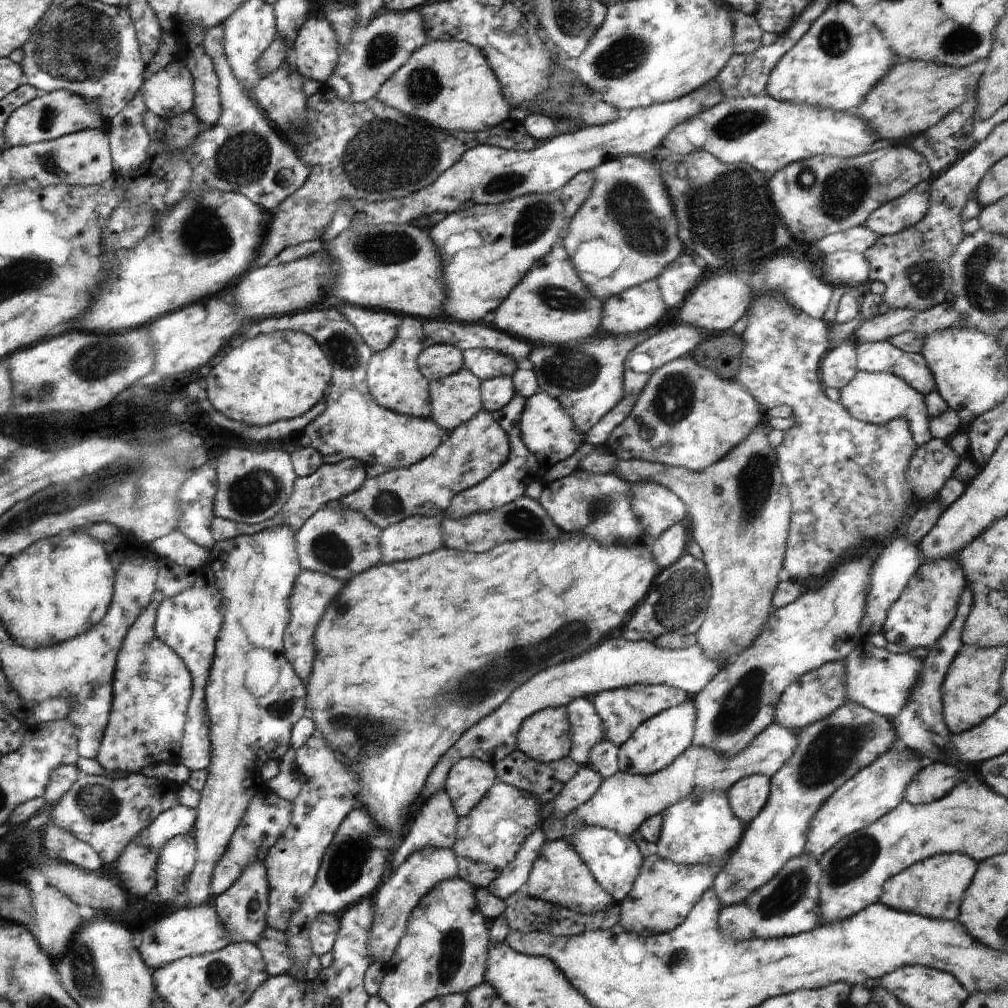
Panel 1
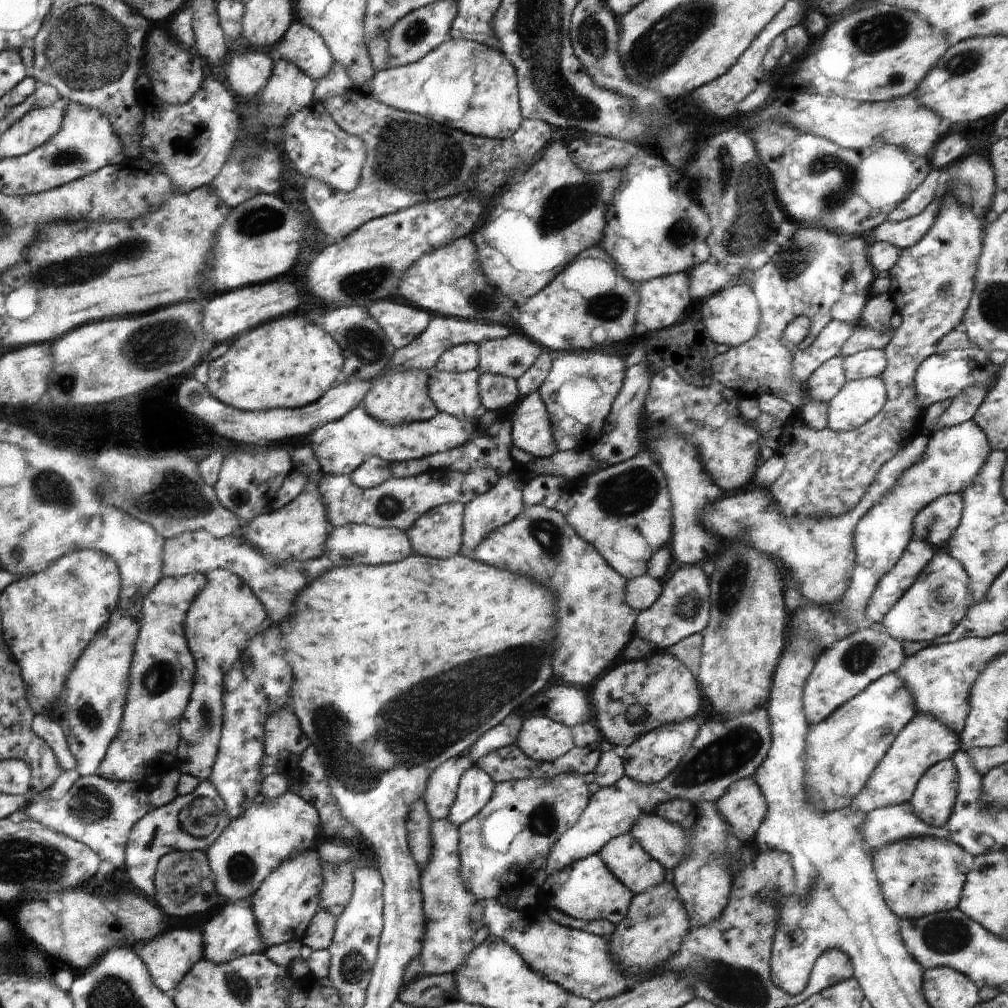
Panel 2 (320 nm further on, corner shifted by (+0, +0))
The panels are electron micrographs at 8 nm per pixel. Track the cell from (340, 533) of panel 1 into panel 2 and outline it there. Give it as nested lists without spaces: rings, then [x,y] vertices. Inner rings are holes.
[[[355,523],[333,528],[333,533],[325,543],[324,556],[333,563],[333,568],[346,568],[354,565],[391,564],[402,561],[413,553],[413,544],[404,531]]]

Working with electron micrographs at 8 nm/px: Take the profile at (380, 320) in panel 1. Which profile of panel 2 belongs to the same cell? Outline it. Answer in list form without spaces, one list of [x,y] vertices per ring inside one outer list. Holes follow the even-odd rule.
[[[390,300],[370,302],[368,306],[366,306],[366,310],[377,320],[378,326],[385,331],[386,338],[390,340],[390,343],[392,343],[396,349],[410,345],[418,337],[421,337],[428,329],[429,322],[432,320],[432,316],[428,311],[420,310],[420,308],[412,305],[398,305],[396,301],[390,302]]]

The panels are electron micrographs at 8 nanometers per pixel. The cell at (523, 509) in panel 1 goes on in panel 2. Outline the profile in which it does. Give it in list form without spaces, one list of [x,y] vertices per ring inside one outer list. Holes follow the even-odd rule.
[[[528,506],[498,531],[482,538],[476,550],[463,554],[500,570],[536,578],[556,591],[558,630],[552,660],[553,679],[562,684],[595,684],[634,638],[639,612],[622,600],[626,580],[574,531],[555,509]]]

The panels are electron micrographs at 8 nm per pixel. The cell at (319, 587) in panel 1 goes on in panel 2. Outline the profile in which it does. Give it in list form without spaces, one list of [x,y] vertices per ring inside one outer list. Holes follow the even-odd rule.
[[[204,530],[186,531],[178,537],[165,542],[164,576],[181,578],[190,574],[205,574],[210,570],[225,569],[235,573],[248,584],[269,614],[269,622],[280,624],[294,612],[296,596],[322,574],[333,569],[333,563],[326,556],[306,561],[274,562],[264,555],[250,542],[244,542],[238,535],[221,537],[220,539]]]

